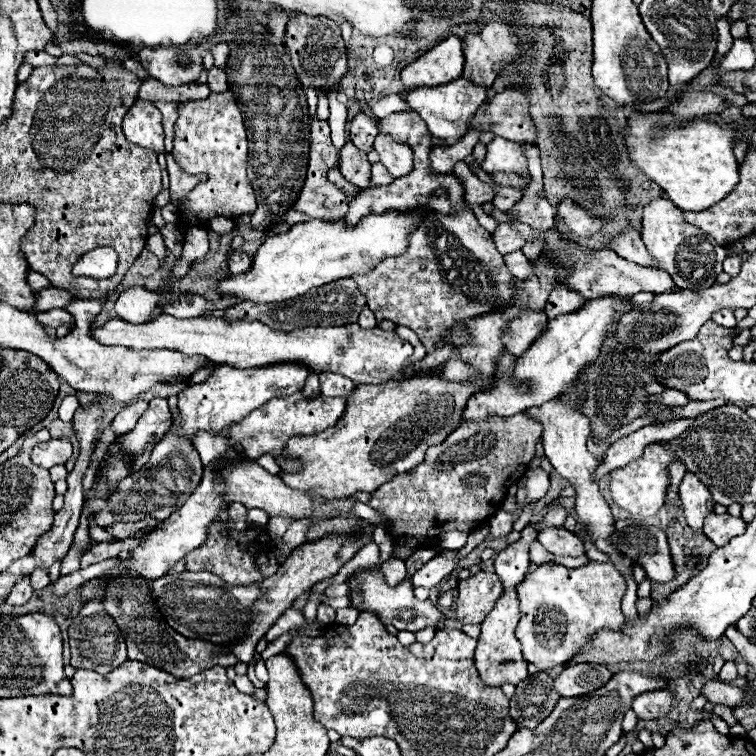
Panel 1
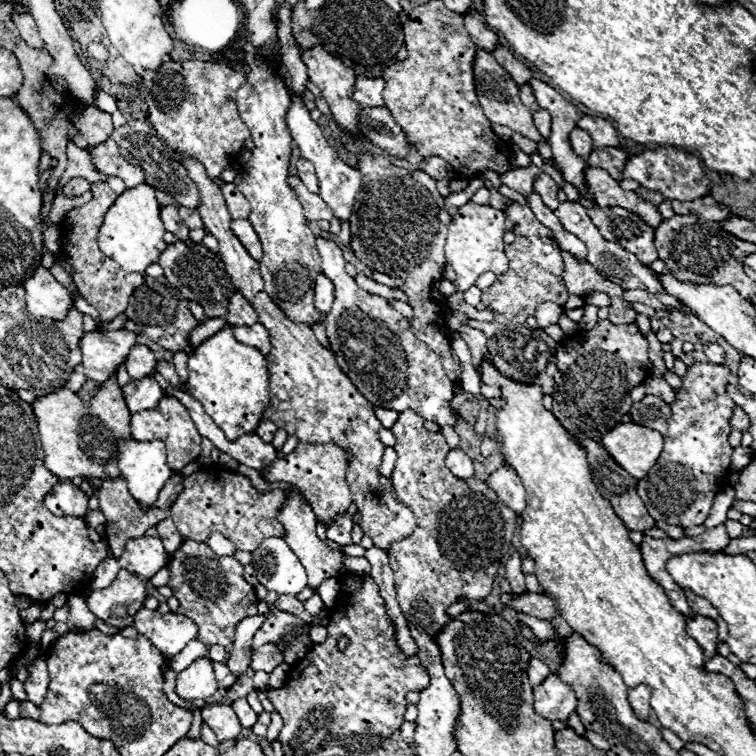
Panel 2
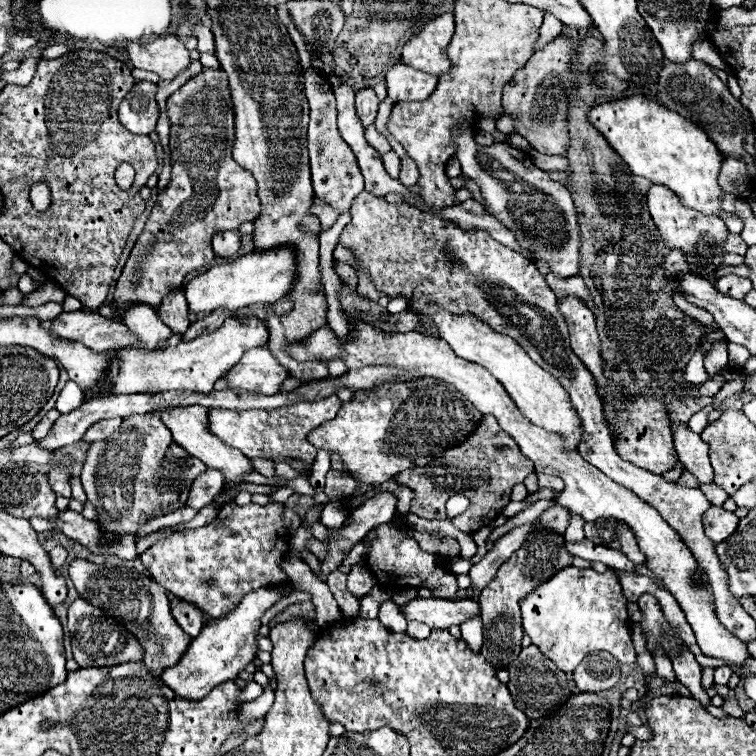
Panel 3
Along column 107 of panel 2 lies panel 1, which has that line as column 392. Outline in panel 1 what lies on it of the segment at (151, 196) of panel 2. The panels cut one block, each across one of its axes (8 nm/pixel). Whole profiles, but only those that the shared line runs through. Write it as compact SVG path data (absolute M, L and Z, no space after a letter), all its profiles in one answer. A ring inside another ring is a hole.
M386 212L384 216L364 216L356 228L348 228L344 220L308 220L304 224L294 224L288 232L268 236L262 246L252 256L252 266L244 274L226 276L216 282L216 292L220 298L234 294L236 302L256 302L256 304L280 304L284 300L296 298L308 288L316 288L320 284L328 284L338 278L350 278L352 274L364 274L368 268L374 268L384 256L400 256L404 248L408 248L408 232L416 228L416 220L420 220L422 212Z

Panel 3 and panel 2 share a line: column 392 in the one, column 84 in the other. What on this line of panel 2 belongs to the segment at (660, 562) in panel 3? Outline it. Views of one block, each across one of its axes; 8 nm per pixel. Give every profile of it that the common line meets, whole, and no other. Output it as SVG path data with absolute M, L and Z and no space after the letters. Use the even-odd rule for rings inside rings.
M130 330L114 332L84 332L80 338L82 366L86 368L88 380L103 383L126 360L130 348L136 344L136 334Z

